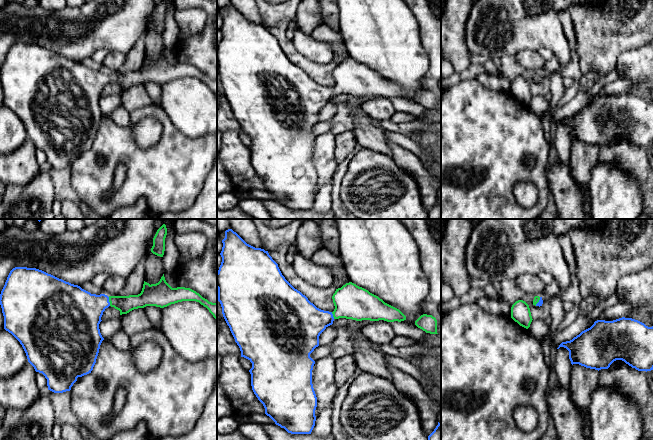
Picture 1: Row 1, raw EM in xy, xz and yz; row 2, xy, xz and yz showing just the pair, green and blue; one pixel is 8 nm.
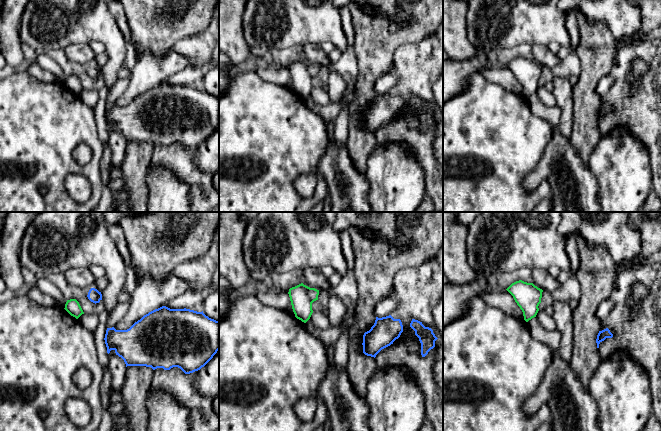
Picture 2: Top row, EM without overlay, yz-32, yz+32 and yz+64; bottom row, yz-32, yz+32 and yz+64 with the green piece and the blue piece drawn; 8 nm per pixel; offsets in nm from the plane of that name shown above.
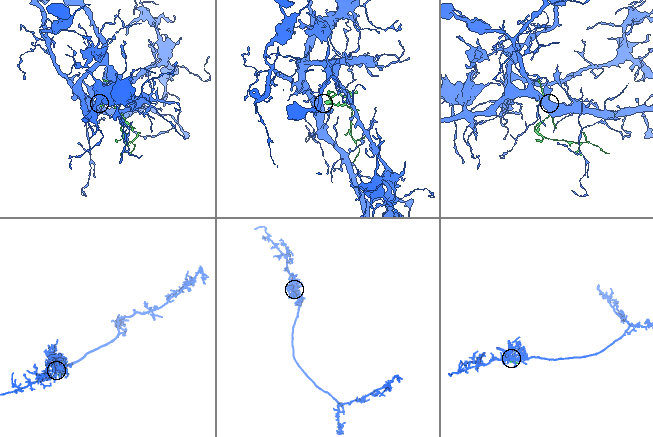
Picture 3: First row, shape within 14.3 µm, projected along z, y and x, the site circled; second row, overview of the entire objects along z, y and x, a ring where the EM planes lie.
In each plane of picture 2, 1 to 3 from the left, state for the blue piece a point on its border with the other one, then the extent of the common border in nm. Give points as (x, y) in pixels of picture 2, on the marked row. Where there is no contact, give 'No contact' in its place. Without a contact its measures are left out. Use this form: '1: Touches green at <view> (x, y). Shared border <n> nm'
1: No contact
2: No contact
3: No contact

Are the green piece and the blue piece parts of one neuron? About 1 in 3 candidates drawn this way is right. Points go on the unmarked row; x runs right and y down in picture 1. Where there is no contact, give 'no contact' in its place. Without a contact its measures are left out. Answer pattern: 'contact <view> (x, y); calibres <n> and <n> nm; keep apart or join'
contact xy (109, 77); calibres 140 and 340 nm; join

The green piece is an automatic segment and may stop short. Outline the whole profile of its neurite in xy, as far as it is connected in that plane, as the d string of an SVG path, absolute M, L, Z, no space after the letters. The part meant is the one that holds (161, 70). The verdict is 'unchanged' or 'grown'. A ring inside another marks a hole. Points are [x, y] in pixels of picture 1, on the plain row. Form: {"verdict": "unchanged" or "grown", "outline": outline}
{"verdict": "grown", "outline": "M15 43L10 47L0 70L4 105L20 118L28 138L36 148L45 152L48 166L54 169L70 167L78 153L93 146L104 116L99 100L106 84L114 83L122 91L146 82L164 84L182 77L199 78L217 97L217 79L209 78L190 64L172 64L164 50L156 60L150 61L144 57L138 71L108 73L105 70L91 70L78 61L36 44Z"}

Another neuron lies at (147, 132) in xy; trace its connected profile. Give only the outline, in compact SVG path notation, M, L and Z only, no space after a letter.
M122 105L111 114L111 119L121 127L129 127L138 146L148 148L154 146L162 134L162 125L154 117L145 117L137 123L130 120L130 112Z

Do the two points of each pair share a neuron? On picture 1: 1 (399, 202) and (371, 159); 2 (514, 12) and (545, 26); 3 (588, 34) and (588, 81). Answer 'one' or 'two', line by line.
1: one
2: one
3: two

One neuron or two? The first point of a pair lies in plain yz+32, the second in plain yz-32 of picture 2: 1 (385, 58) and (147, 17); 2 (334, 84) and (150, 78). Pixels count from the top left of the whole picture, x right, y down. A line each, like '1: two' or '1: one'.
1: one
2: two

